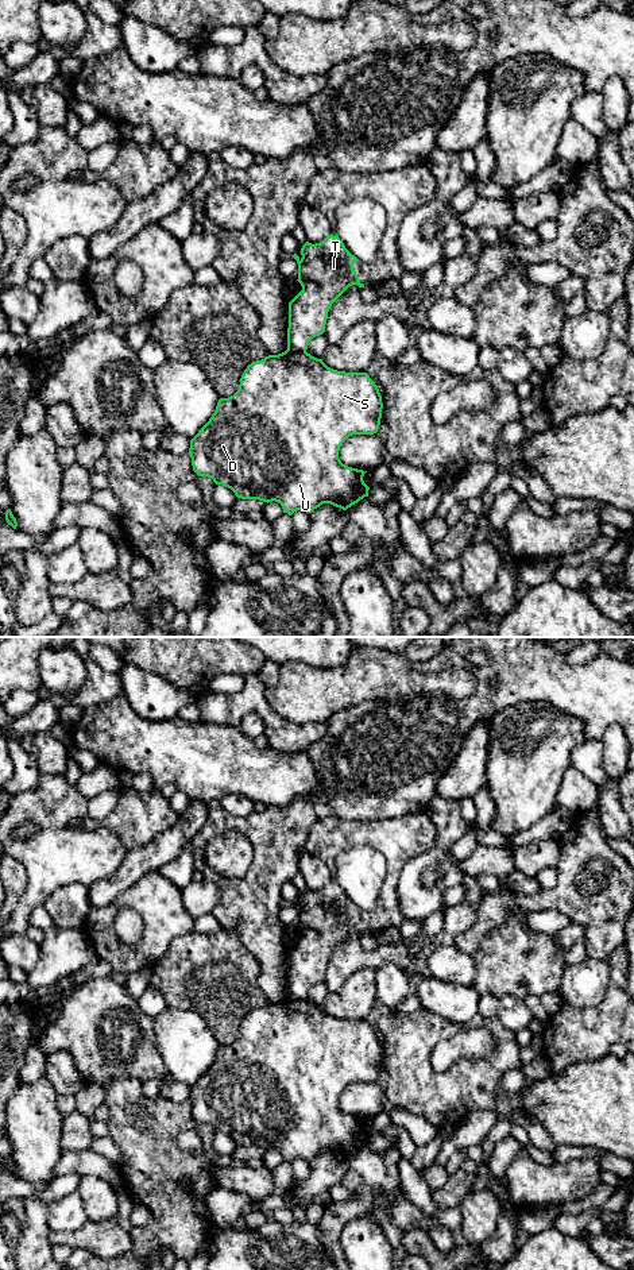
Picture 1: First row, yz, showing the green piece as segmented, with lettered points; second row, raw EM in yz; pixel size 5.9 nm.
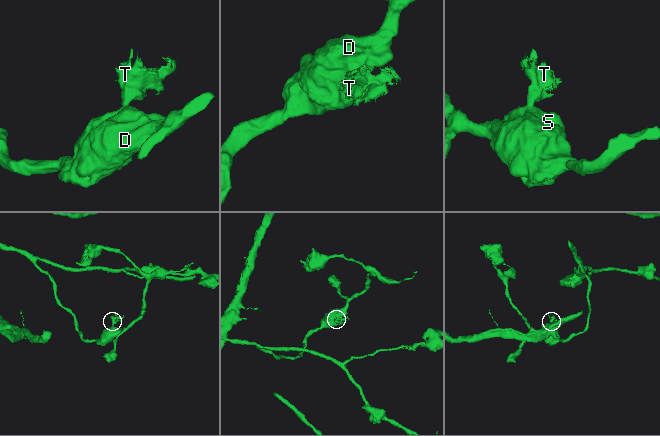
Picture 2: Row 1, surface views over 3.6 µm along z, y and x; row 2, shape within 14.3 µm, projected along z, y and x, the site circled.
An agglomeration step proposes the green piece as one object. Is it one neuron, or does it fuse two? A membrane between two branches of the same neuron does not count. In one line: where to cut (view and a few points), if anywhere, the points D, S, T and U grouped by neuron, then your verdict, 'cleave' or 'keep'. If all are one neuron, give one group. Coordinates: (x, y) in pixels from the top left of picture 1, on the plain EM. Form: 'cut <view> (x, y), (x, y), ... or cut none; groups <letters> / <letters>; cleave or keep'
cut yz (287, 996), (296, 1000), (305, 1000); groups D S U / T; cleave

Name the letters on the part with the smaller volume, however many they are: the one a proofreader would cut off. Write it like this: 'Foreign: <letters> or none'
Foreign: T

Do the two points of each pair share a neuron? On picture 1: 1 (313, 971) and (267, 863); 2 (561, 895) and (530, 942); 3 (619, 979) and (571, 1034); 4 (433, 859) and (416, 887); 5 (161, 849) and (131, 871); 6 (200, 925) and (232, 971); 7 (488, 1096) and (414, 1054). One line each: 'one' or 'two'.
1: two
2: two
3: one
4: one
5: one
6: two
7: one

